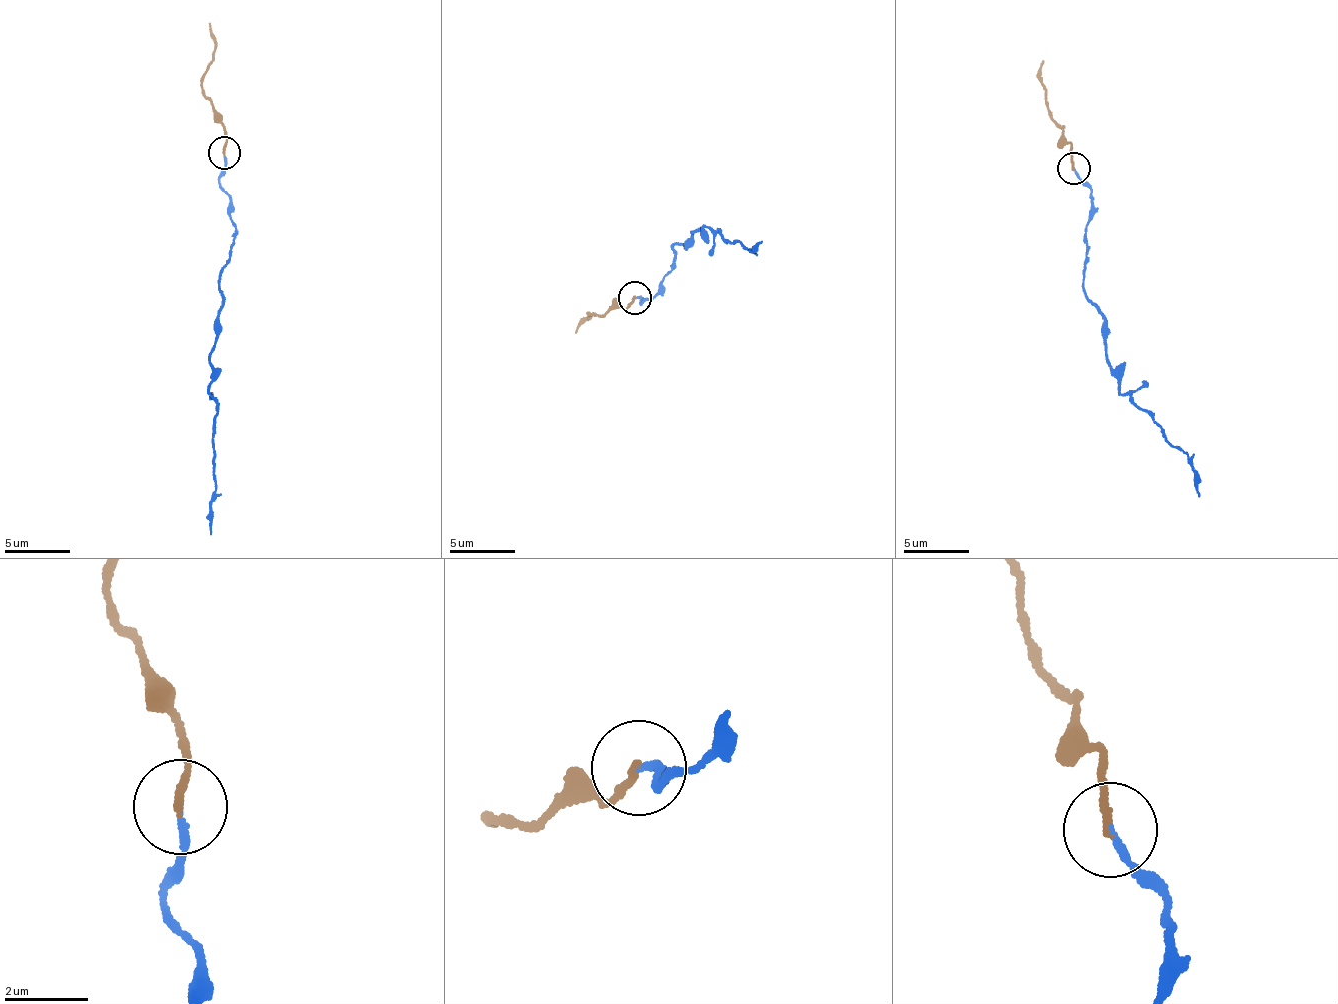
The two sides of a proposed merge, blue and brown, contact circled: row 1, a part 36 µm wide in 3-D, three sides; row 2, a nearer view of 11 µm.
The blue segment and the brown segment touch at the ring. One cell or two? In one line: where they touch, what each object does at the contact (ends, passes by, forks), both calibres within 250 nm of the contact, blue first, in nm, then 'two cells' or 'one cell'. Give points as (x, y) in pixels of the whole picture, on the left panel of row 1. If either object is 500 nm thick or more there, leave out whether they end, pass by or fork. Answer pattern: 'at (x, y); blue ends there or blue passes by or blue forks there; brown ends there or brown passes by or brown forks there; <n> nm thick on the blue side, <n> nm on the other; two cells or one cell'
at (224, 152); blue ends there; brown ends there; 160 nm thick on the blue side, 180 nm on the other; one cell

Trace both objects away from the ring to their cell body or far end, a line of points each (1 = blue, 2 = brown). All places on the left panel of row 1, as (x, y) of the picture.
1: (223, 153), (218, 181), (229, 195), (234, 235), (220, 281), (224, 301), (210, 389), (217, 406), (210, 534)
2: (223, 153), (224, 123), (202, 86), (216, 46), (209, 23)

